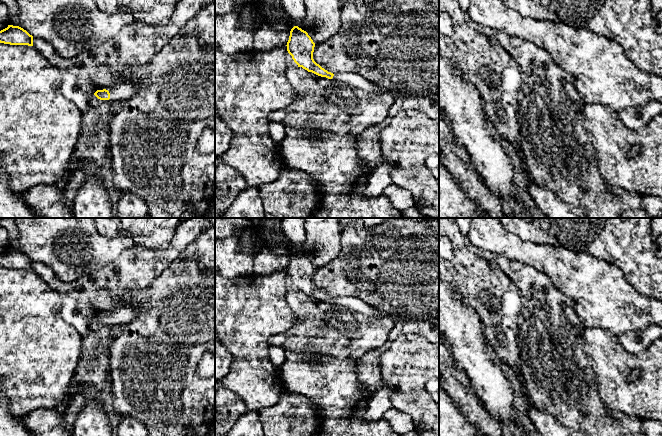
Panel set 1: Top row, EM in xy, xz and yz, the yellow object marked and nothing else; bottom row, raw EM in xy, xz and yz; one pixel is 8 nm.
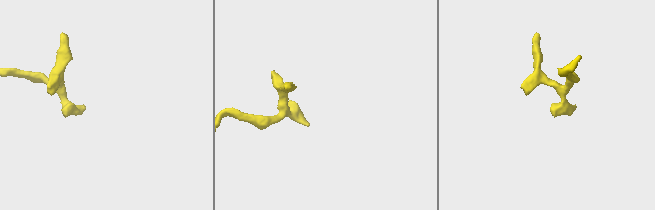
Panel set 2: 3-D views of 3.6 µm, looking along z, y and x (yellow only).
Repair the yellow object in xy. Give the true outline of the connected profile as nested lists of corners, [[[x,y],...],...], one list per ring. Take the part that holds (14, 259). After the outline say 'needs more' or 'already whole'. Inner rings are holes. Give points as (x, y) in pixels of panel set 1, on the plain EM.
[[[8,249],[0,255],[0,267],[33,270],[33,260],[19,250]]]; already whole

